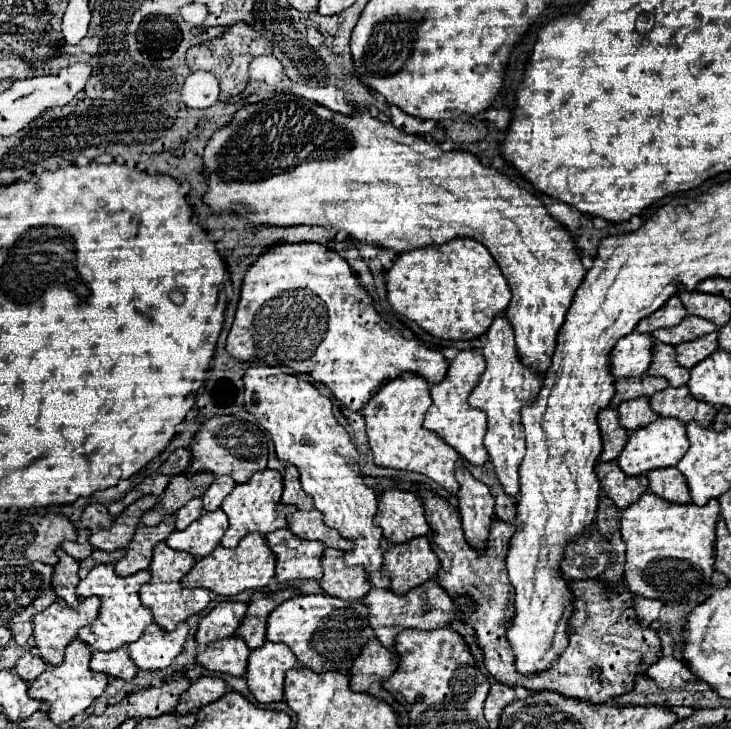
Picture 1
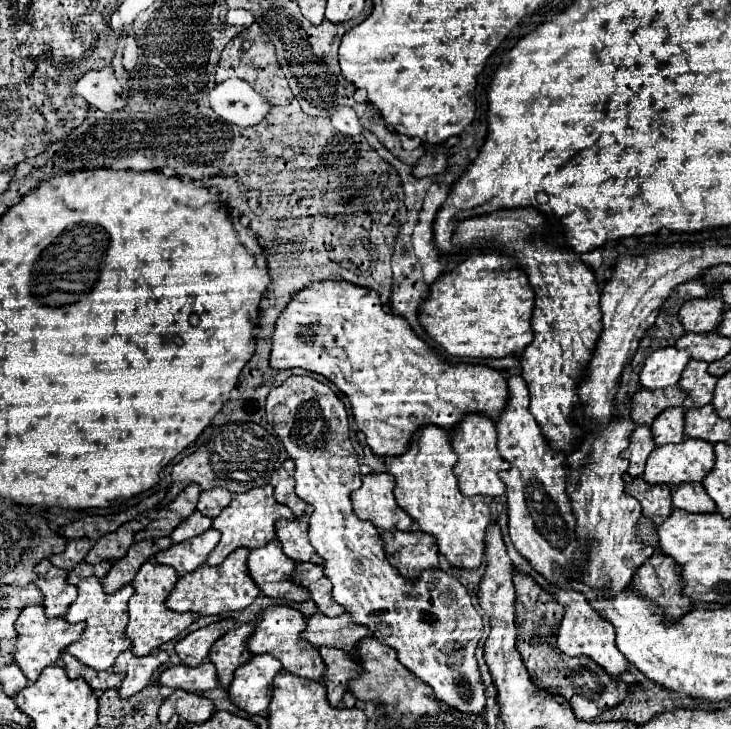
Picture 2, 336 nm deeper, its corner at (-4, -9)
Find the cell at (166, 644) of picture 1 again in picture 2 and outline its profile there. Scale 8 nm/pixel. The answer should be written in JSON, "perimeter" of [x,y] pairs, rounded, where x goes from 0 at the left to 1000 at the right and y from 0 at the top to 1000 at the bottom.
{"perimeter":[[[171,892],[155,911],[155,919],[168,925],[168,936],[163,941],[163,955],[176,957],[185,949],[196,947],[207,927],[231,905],[231,897],[223,892],[212,892],[204,900],[185,900],[179,892]]]}

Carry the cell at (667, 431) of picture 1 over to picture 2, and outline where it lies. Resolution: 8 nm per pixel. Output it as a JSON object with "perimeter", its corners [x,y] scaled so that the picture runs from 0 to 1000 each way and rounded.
{"perimeter":[[[937,601],[929,609],[907,609],[885,628],[880,658],[888,664],[959,661],[975,642],[975,609]]]}

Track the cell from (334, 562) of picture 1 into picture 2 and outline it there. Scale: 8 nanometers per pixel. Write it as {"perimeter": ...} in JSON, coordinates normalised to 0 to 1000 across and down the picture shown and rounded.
{"perimeter":[[[412,771],[404,776],[404,785],[398,793],[425,812],[425,820],[436,831],[436,840],[442,840],[445,845],[466,845],[466,840],[472,840],[469,831],[456,826],[456,818],[453,818],[456,804],[450,793],[445,793],[439,774]]]}

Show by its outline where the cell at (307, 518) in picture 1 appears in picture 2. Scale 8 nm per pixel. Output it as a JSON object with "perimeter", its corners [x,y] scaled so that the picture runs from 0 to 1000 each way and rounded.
{"perimeter":[[[423,705],[404,711],[401,716],[384,711],[376,719],[379,727],[379,741],[387,749],[387,757],[404,768],[404,771],[428,771],[428,774],[442,774],[439,763],[434,763],[434,757],[428,754],[423,738],[420,738],[420,716],[423,716]]]}

